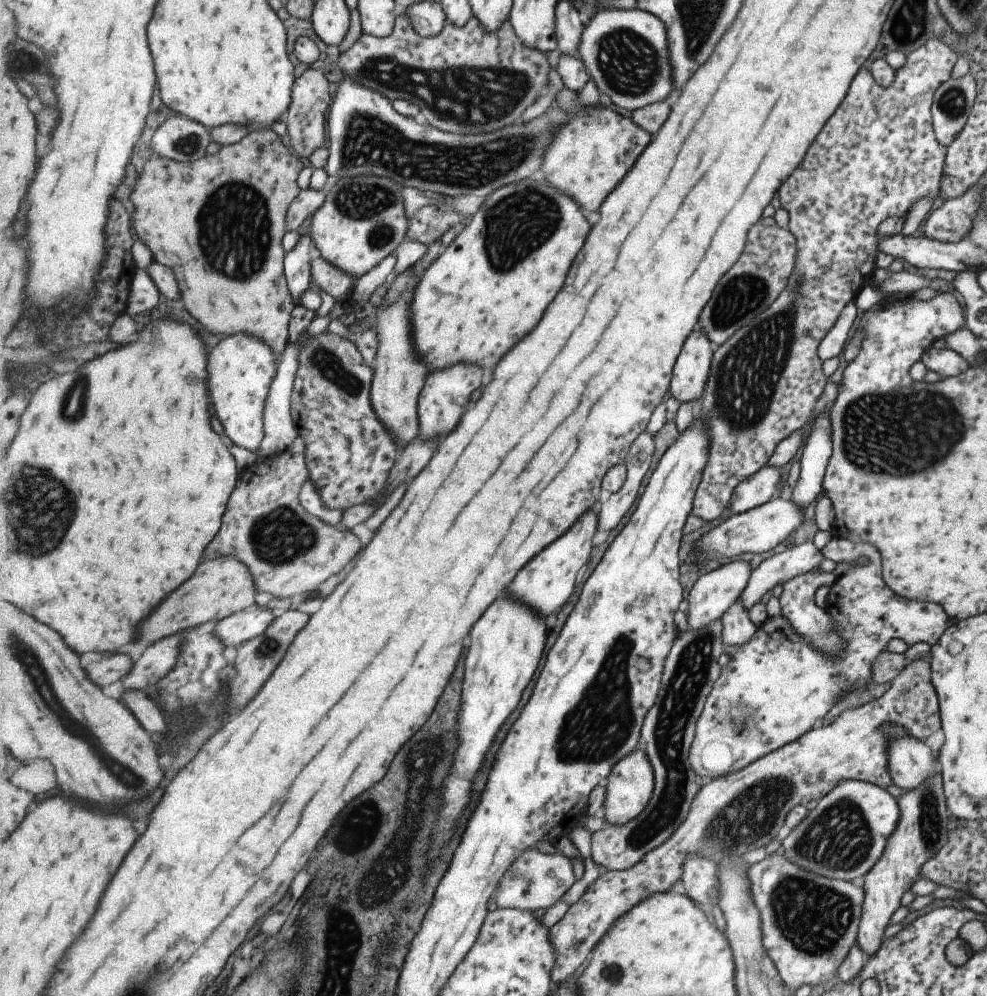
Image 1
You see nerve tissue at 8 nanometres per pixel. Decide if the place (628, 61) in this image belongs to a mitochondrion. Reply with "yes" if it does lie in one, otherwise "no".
yes

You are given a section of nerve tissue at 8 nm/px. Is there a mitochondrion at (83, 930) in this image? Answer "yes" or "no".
no

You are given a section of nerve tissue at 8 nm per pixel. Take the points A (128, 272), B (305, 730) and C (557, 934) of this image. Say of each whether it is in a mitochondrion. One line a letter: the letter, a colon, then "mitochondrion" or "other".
A: other
B: other
C: other

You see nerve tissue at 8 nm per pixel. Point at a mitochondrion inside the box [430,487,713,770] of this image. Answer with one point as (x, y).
(600, 722)

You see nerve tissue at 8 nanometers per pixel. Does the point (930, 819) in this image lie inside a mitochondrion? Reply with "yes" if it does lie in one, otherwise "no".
yes

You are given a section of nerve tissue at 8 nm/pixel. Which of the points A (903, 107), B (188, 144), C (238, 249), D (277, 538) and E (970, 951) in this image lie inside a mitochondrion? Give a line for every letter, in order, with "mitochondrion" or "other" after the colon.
A: other
B: mitochondrion
C: mitochondrion
D: mitochondrion
E: other

